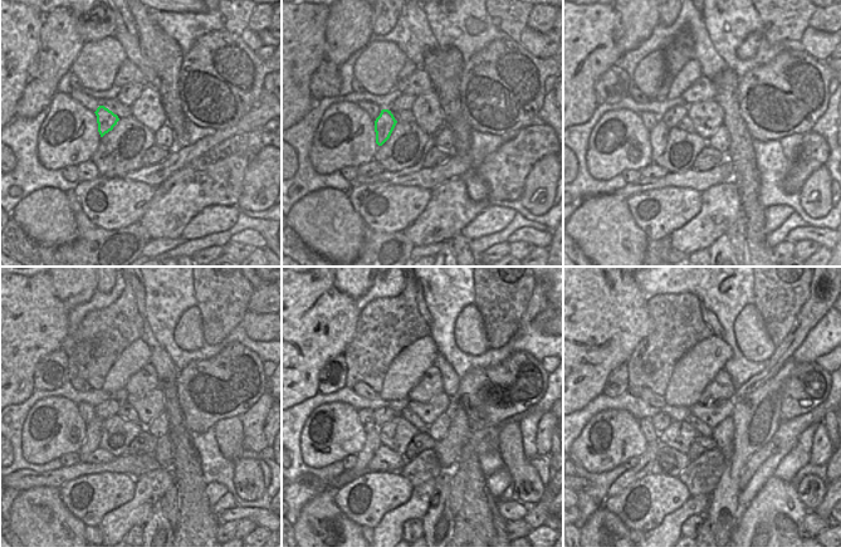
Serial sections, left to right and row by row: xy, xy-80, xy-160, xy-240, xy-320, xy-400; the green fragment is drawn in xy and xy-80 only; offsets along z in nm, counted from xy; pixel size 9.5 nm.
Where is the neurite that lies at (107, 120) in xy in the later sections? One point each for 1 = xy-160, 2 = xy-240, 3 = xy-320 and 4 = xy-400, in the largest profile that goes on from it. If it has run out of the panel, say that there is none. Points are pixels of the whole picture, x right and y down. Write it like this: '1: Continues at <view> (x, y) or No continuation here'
1: Continues at xy-160 (659, 135)
2: Continues at xy-240 (94, 429)
3: Continues at xy-320 (372, 443)
4: Continues at xy-400 (643, 468)

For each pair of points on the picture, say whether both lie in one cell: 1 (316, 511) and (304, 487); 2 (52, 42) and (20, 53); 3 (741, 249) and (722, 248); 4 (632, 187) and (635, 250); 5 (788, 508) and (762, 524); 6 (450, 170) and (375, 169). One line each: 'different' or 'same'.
1: different
2: different
3: different
4: different
5: same
6: different

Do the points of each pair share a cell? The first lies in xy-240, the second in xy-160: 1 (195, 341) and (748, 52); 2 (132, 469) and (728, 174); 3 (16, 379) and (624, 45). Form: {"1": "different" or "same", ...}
{"1": "same", "2": "same", "3": "different"}

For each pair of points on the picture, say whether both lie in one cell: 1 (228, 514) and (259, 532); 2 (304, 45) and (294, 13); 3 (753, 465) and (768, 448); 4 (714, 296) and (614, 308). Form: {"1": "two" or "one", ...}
{"1": "two", "2": "one", "3": "one", "4": "two"}

